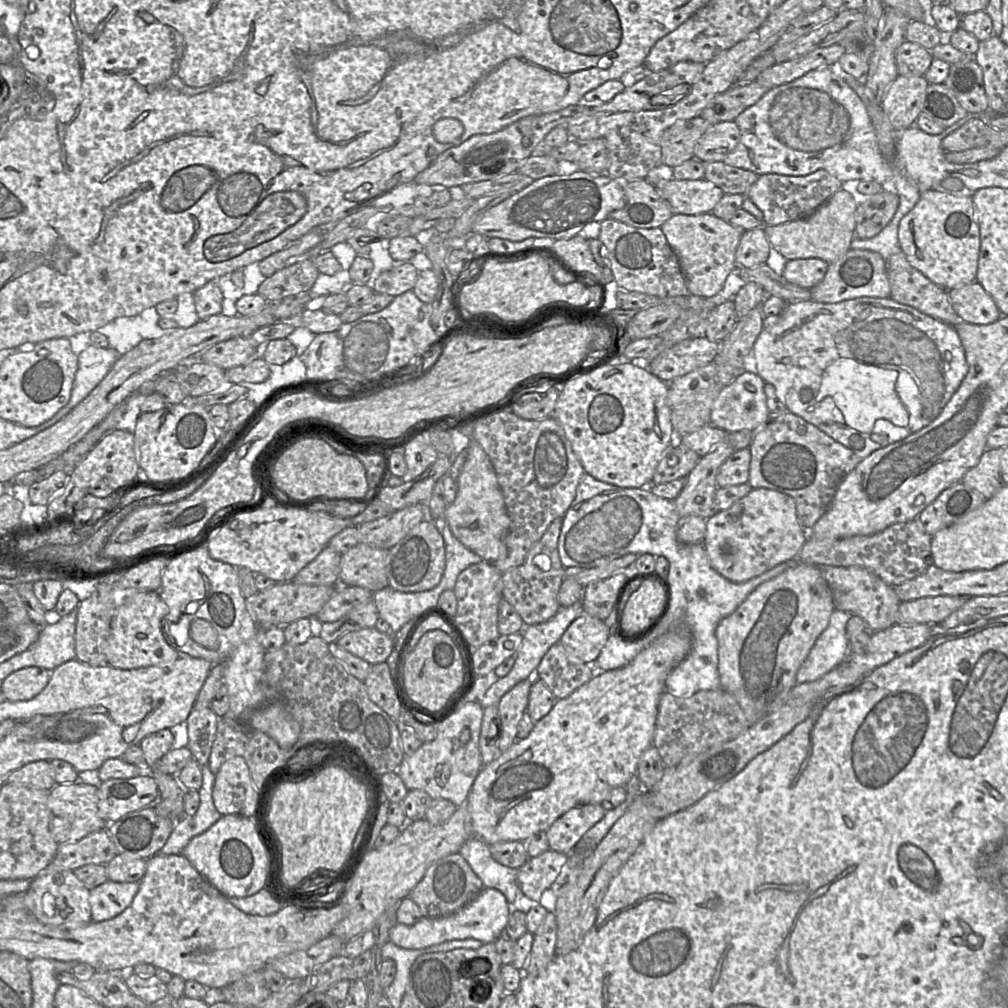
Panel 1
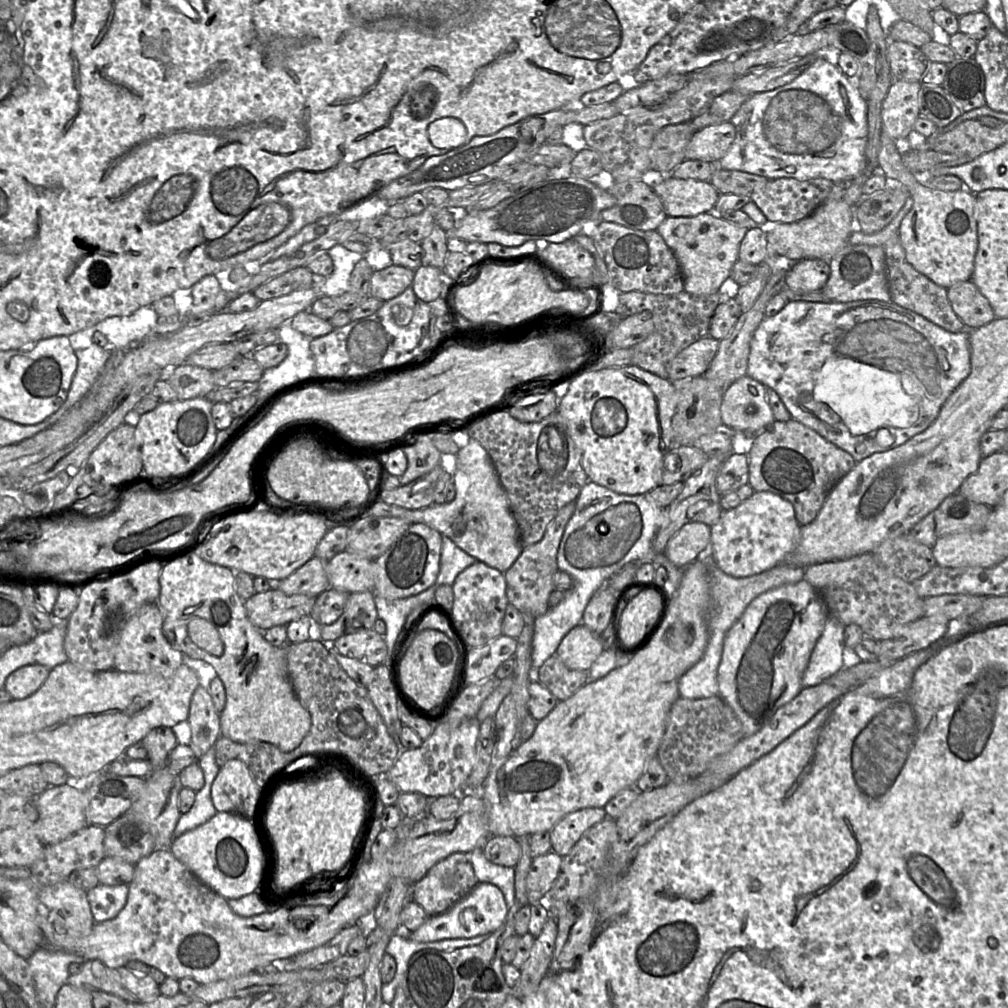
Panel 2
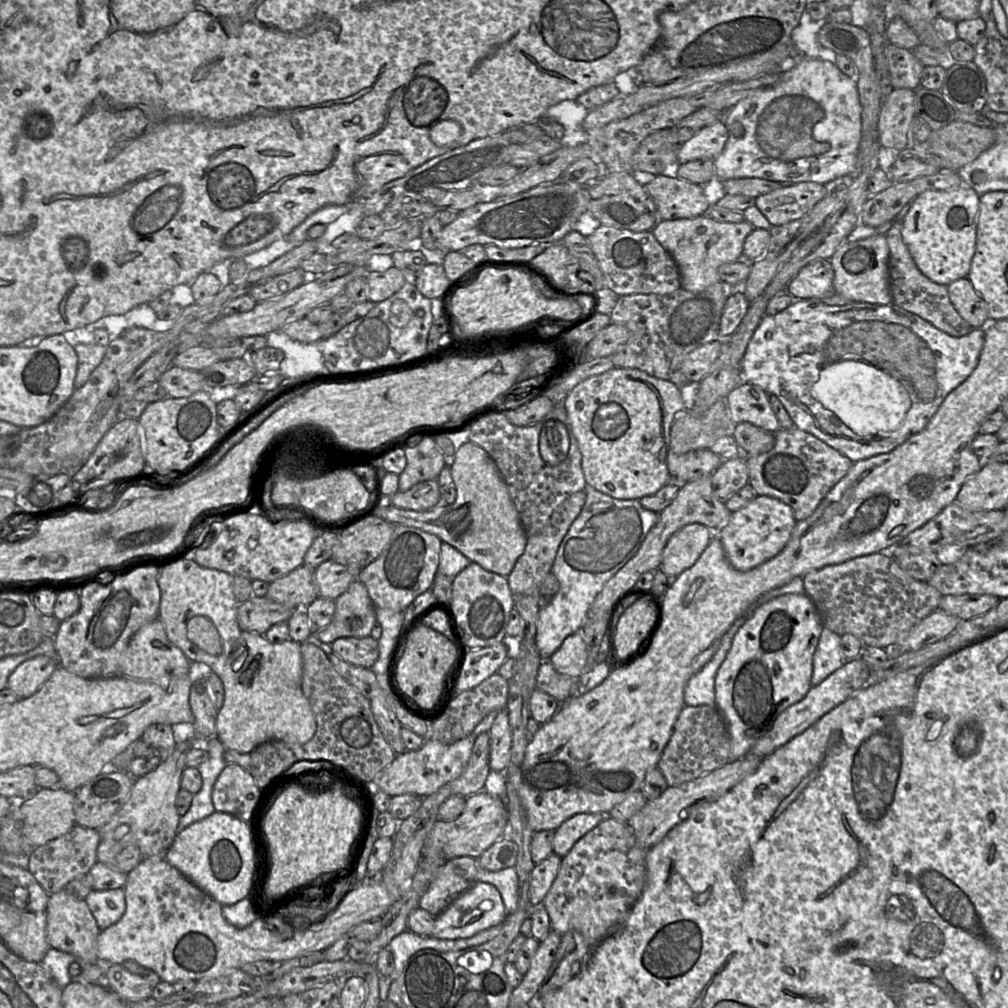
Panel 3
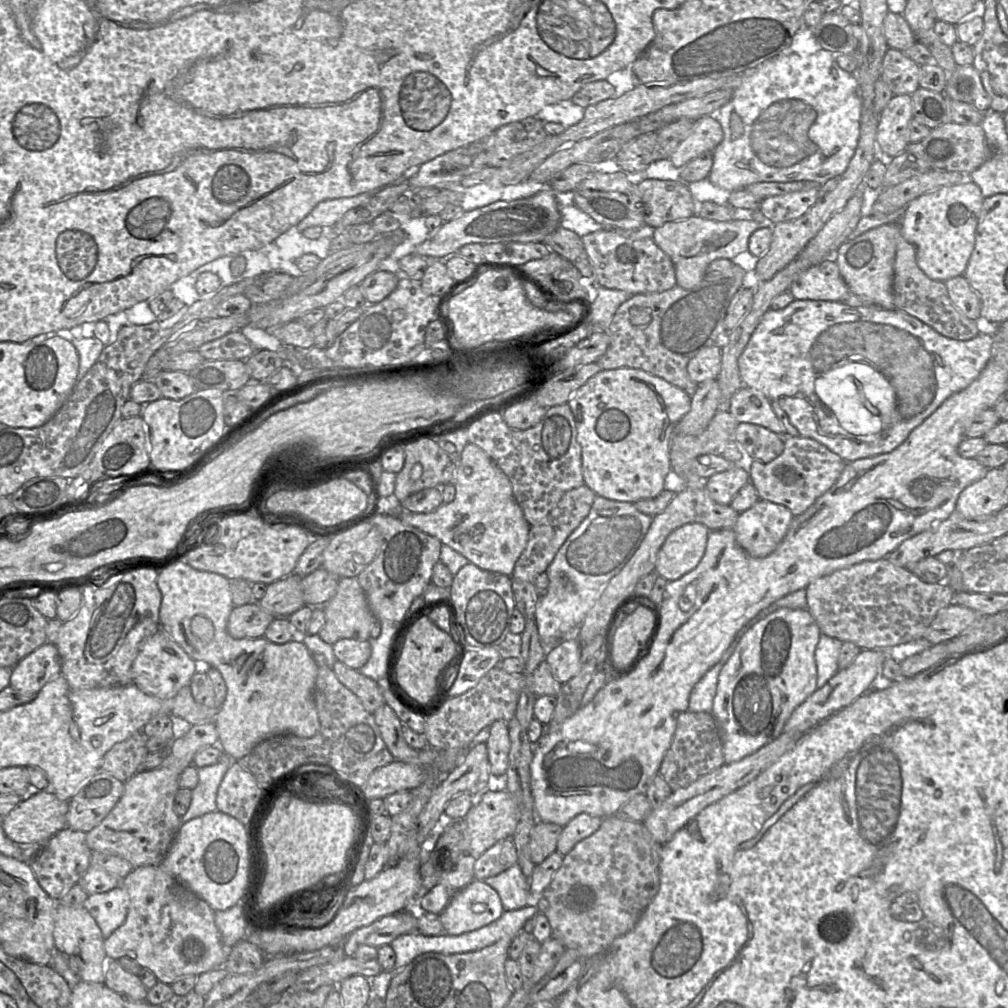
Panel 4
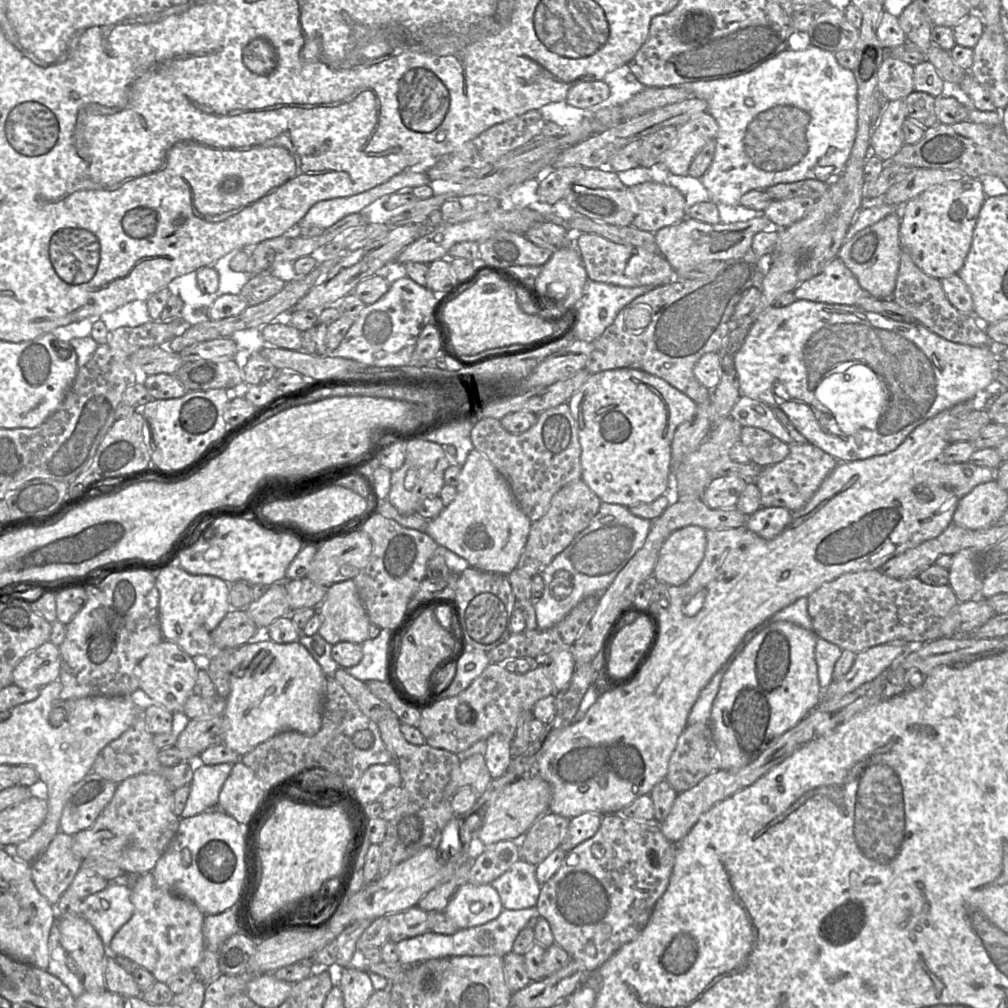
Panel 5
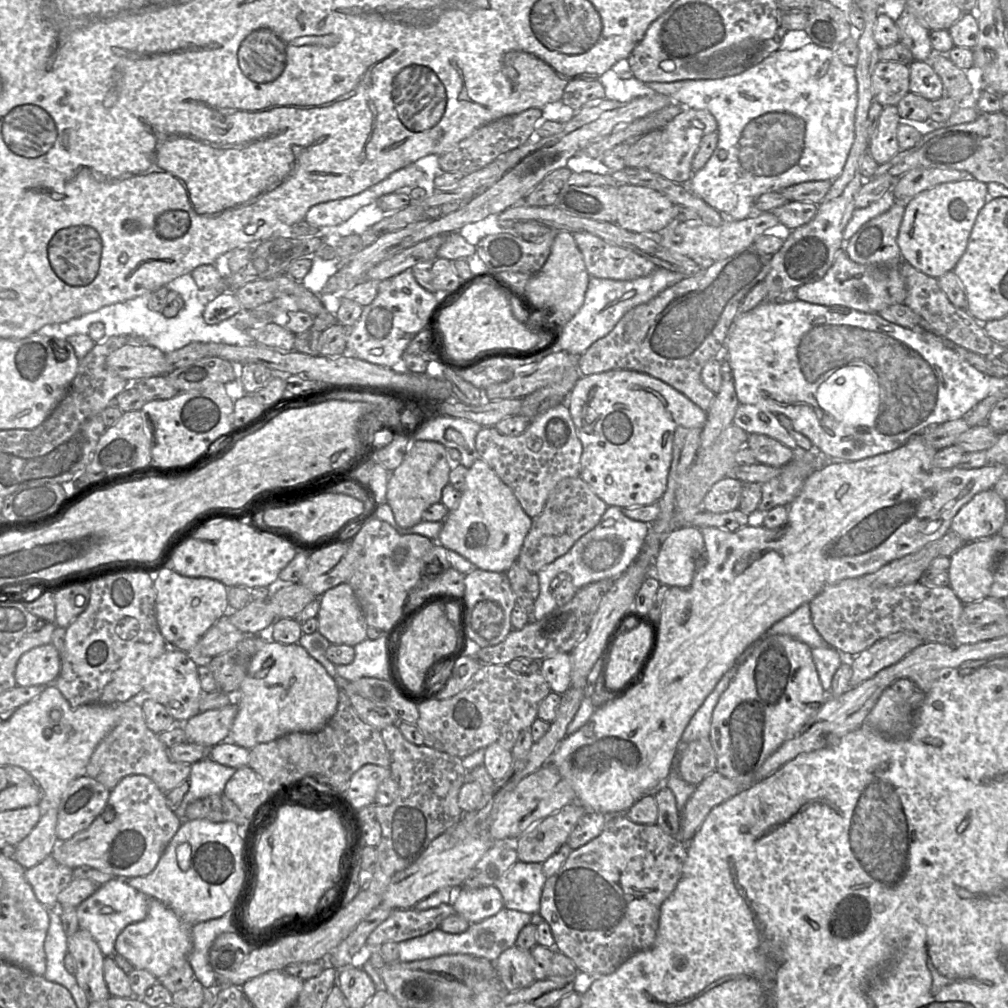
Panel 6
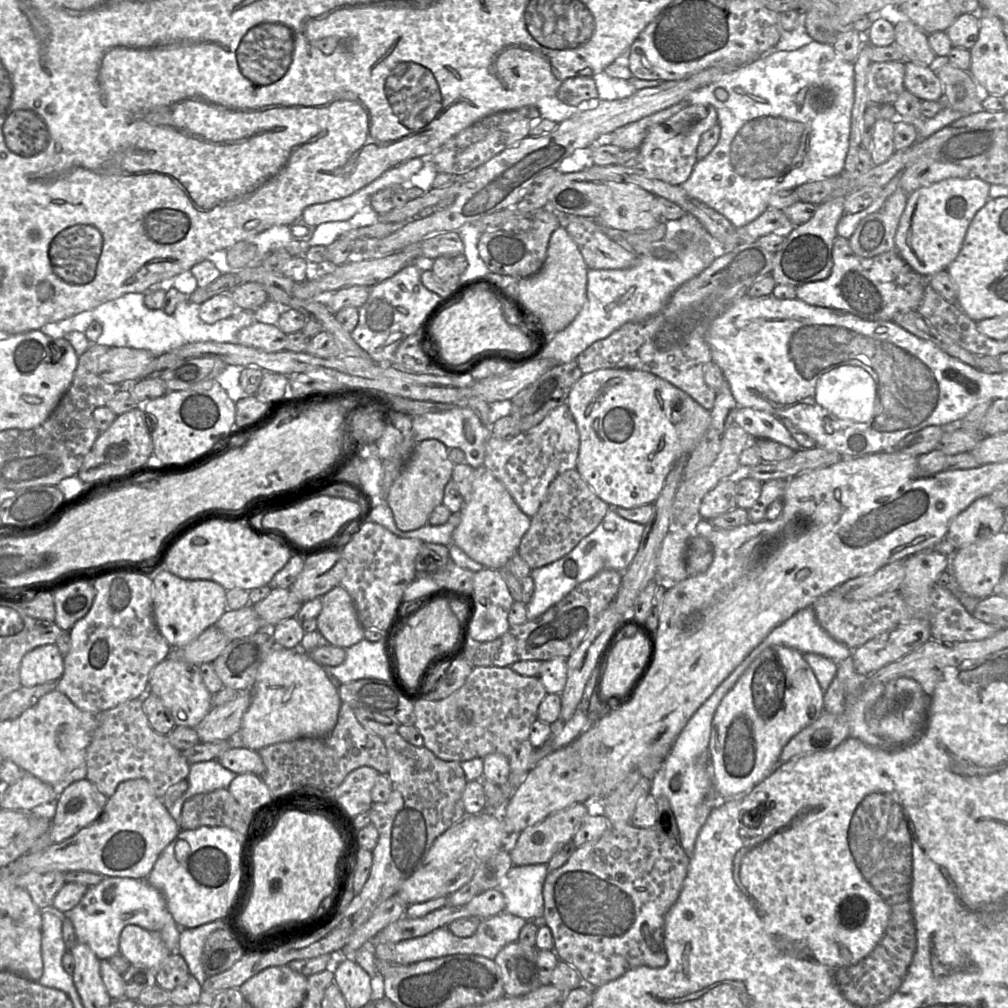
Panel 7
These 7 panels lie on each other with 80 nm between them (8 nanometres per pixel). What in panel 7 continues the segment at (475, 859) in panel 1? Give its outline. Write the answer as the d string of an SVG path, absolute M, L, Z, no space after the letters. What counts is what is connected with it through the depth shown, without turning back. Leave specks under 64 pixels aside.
M542 863L512 866L497 887L505 898L505 911L526 921L543 916L542 890L548 873Z

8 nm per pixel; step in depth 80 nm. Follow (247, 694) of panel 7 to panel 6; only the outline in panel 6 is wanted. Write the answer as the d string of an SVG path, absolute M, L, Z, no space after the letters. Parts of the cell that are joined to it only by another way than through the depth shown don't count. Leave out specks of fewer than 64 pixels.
M232 702L220 709L200 712L182 724L188 743L198 744L204 747L214 747L229 739L229 733L238 712L238 705Z

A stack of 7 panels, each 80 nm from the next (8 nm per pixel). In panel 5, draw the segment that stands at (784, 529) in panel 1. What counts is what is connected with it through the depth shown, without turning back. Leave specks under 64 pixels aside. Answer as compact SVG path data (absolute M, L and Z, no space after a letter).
M760 507L747 516L745 528L765 540L779 535L791 522L792 512L784 507Z

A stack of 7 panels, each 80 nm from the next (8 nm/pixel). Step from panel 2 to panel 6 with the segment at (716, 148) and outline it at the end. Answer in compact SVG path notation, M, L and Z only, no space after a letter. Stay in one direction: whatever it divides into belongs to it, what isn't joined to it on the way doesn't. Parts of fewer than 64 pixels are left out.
M684 108L662 129L661 141L652 152L652 159L647 169L679 184L689 182L694 173L692 161L702 137L718 129L715 117L707 110Z

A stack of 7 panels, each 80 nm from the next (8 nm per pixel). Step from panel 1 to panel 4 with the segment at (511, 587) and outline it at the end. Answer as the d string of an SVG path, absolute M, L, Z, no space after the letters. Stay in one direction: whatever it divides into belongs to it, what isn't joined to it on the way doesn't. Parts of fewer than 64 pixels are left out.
M585 484L566 492L548 515L530 528L526 548L517 560L511 578L534 583L539 574L546 572L559 548L589 514L595 496Z

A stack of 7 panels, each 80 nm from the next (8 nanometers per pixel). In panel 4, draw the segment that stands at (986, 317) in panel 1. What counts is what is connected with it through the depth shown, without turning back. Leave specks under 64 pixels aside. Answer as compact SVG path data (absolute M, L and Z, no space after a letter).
M963 275L944 282L954 306L968 319L977 320L981 312L981 300Z

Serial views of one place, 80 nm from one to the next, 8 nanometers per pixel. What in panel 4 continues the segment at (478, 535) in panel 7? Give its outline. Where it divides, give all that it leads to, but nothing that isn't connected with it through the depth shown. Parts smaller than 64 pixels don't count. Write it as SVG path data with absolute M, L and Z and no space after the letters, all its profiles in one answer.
M468 443L464 447L459 462L454 464L456 464L454 484L456 496L451 503L443 503L430 513L414 513L402 509L397 515L398 518L404 524L436 537L480 569L511 577L517 560L526 548L531 526L513 495L510 480L486 452L473 443Z

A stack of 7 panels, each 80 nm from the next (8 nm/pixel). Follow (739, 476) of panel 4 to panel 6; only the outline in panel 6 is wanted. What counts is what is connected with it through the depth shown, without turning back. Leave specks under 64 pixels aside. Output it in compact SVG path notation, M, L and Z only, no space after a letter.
M734 476L716 482L702 501L702 507L713 513L725 513L738 509L743 483Z

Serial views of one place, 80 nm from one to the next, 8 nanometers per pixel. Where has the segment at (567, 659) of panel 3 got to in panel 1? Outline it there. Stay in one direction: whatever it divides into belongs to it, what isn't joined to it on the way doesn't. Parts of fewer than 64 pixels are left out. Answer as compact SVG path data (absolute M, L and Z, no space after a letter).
M582 613L559 641L574 664L594 664L612 634L604 620Z

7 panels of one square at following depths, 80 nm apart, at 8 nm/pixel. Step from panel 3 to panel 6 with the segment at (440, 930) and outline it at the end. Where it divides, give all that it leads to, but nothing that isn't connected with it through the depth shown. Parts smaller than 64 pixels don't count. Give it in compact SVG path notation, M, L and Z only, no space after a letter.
M494 885L472 890L460 887L451 904L456 914L470 924L494 916L504 907L502 895Z

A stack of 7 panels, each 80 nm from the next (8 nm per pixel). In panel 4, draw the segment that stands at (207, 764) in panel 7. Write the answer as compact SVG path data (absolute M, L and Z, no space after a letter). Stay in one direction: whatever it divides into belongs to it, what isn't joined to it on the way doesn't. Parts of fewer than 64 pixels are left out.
M223 752L219 761L197 769L199 782L192 790L192 799L187 812L181 817L181 825L204 814L217 811L216 796L219 785L228 768L237 762Z

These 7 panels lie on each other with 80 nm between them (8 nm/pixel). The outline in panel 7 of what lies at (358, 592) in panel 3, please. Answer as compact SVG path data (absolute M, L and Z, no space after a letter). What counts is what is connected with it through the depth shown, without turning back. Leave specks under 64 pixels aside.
M340 585L321 597L322 610L317 616L317 630L330 645L348 648L364 639L356 608L349 593Z

